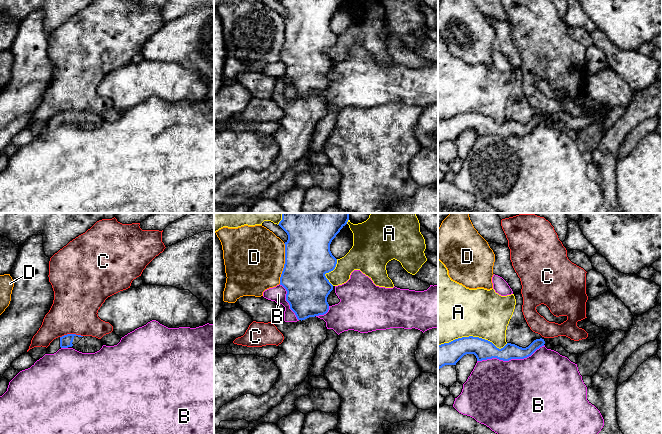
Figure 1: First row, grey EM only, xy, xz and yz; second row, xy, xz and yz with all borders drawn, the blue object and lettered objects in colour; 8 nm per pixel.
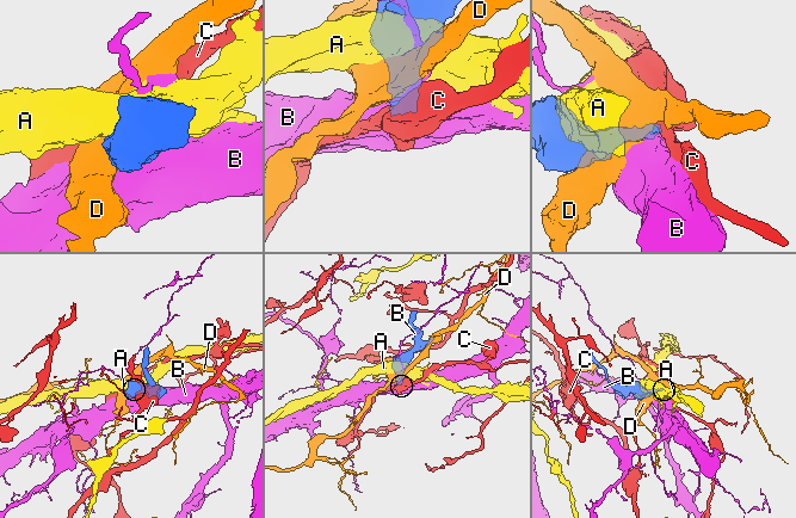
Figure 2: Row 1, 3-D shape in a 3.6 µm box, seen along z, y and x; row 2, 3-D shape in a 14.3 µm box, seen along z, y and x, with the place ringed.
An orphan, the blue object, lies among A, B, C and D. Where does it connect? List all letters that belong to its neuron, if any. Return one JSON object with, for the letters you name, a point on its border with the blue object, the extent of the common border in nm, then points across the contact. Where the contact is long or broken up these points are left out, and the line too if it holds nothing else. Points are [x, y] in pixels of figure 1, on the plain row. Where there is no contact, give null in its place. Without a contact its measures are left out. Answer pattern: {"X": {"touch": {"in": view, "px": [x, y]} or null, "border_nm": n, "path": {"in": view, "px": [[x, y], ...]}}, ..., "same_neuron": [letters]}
{"same_neuron": []}

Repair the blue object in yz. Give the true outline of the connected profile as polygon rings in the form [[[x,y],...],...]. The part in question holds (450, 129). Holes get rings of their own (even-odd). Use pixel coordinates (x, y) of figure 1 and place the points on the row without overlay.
[[[469,112],[438,121],[438,146],[445,141],[456,141],[456,139],[466,130],[474,130],[477,137],[492,134],[509,137],[511,135],[527,134],[542,122],[558,128],[575,140],[578,138],[579,131],[570,130],[562,122],[553,122],[550,119],[545,118],[542,114],[534,116],[526,124],[507,119],[503,124],[499,125],[488,116]]]

